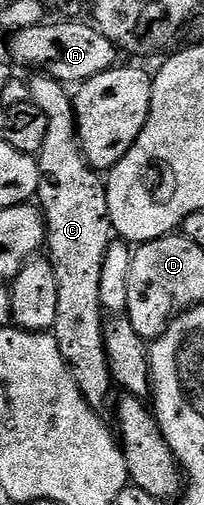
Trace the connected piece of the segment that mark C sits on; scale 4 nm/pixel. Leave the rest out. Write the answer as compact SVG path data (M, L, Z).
M38 73L29 78L30 100L40 111L44 111L44 119L48 119L48 131L44 134L44 143L36 154L40 183L36 194L40 206L42 220L46 222L45 252L51 267L56 271L56 323L53 335L60 347L60 355L64 355L64 363L80 389L80 395L95 411L110 401L110 389L115 388L114 380L110 377L108 355L104 347L104 310L100 301L100 275L104 268L105 253L112 242L110 216L108 215L108 195L103 174L97 169L90 168L86 156L78 142L78 121L74 118L74 102L71 94L66 94L67 86L47 73Z

